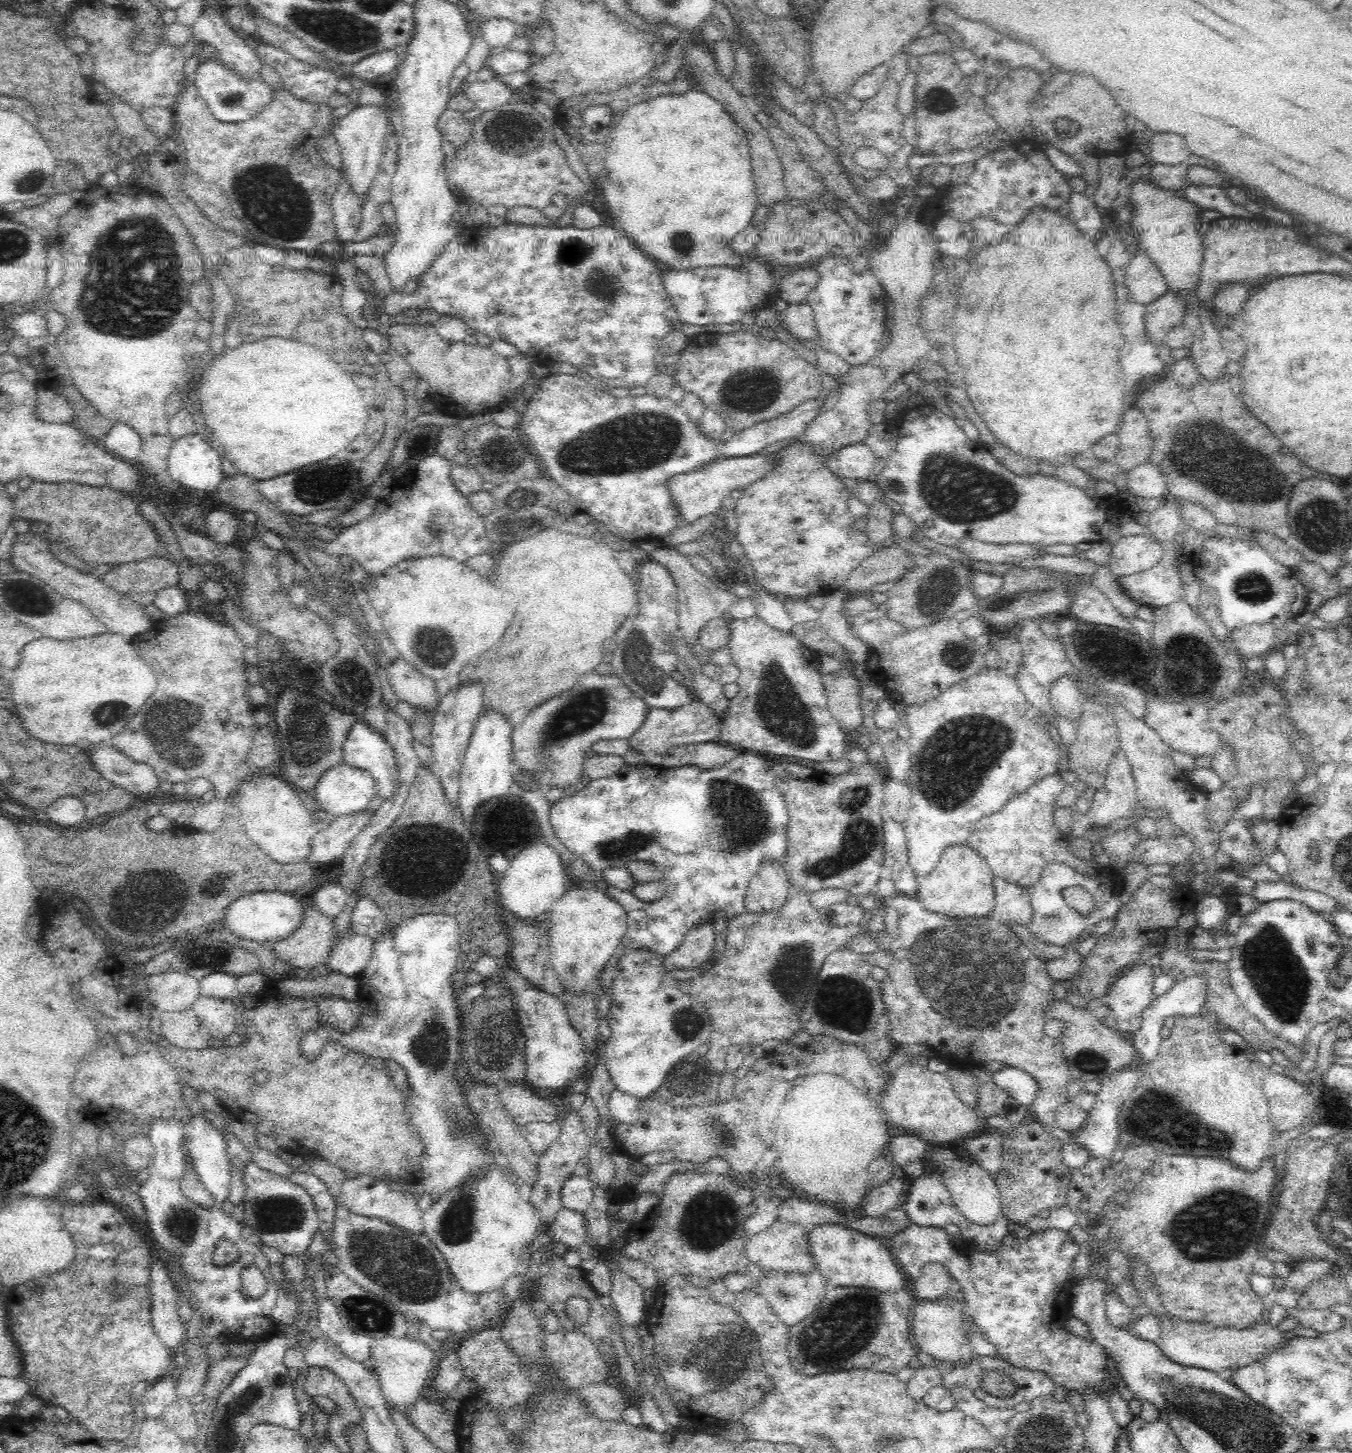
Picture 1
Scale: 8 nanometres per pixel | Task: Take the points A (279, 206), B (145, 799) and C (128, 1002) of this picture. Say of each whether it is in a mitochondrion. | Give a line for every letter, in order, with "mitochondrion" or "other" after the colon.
A: mitochondrion
B: other
C: other

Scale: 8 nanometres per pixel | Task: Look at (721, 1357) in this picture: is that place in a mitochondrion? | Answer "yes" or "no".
yes

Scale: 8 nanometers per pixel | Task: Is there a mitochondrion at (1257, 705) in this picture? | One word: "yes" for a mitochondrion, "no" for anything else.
no

